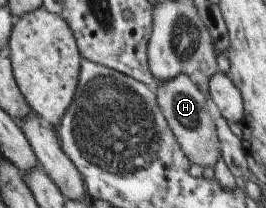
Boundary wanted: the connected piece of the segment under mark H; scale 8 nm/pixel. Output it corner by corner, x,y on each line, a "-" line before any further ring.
177,73
169,81
157,82
154,94
169,131
173,133
179,149
189,159
189,163
203,168
214,167
220,153
214,112
206,96
189,80
189,74

